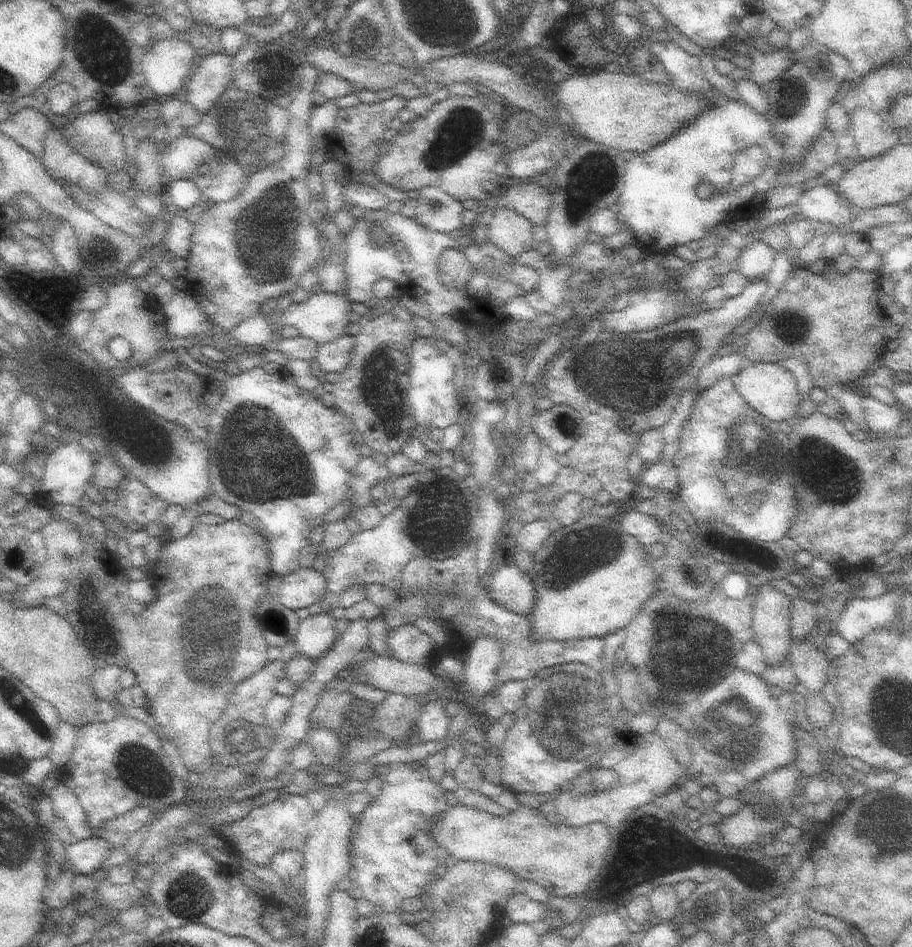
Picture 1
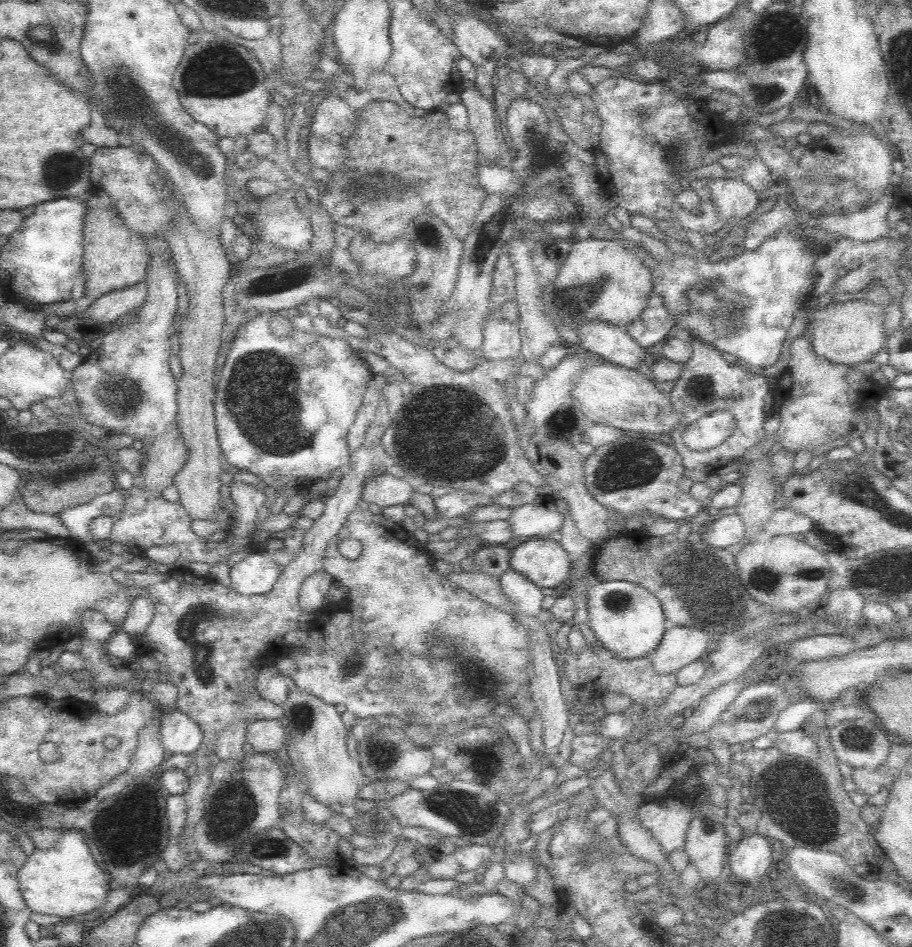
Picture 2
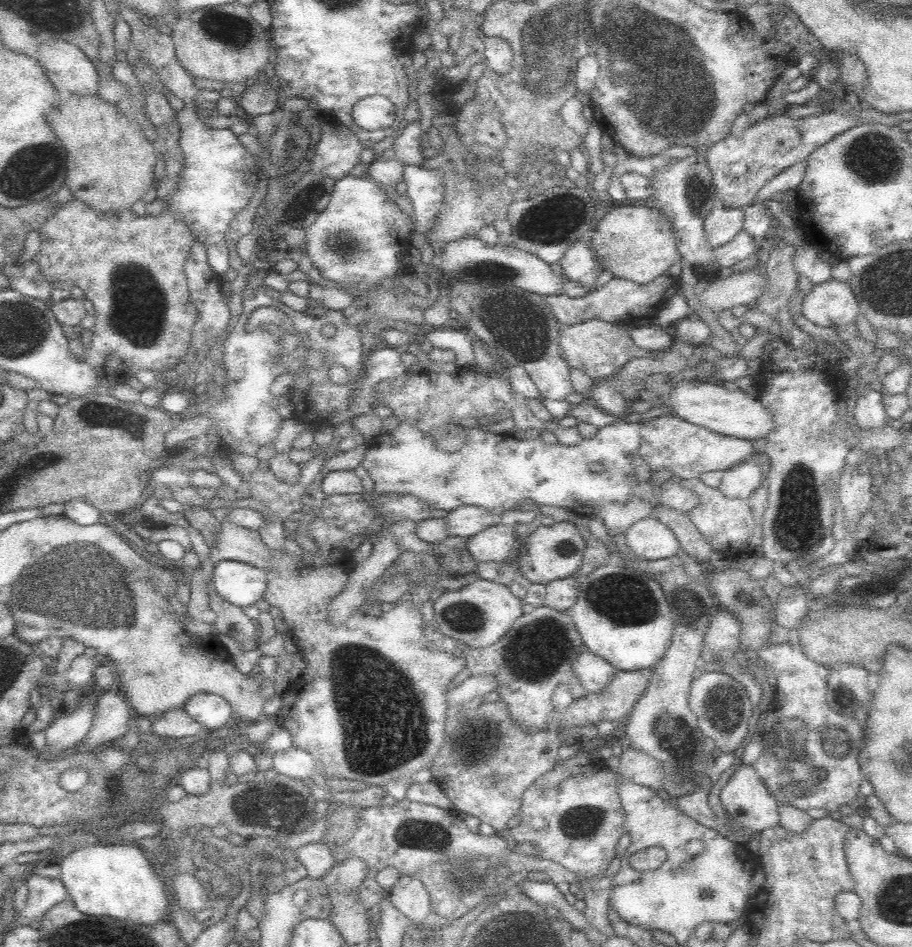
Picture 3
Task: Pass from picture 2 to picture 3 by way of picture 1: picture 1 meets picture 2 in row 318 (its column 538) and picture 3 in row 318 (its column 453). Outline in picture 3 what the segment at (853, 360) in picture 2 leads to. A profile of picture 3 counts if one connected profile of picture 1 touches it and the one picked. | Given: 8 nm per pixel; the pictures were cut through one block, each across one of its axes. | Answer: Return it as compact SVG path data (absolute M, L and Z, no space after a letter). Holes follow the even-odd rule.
M832 278L822 284L814 284L802 306L802 316L814 322L816 328L856 324L860 314L860 302L852 292L850 282L836 282Z

